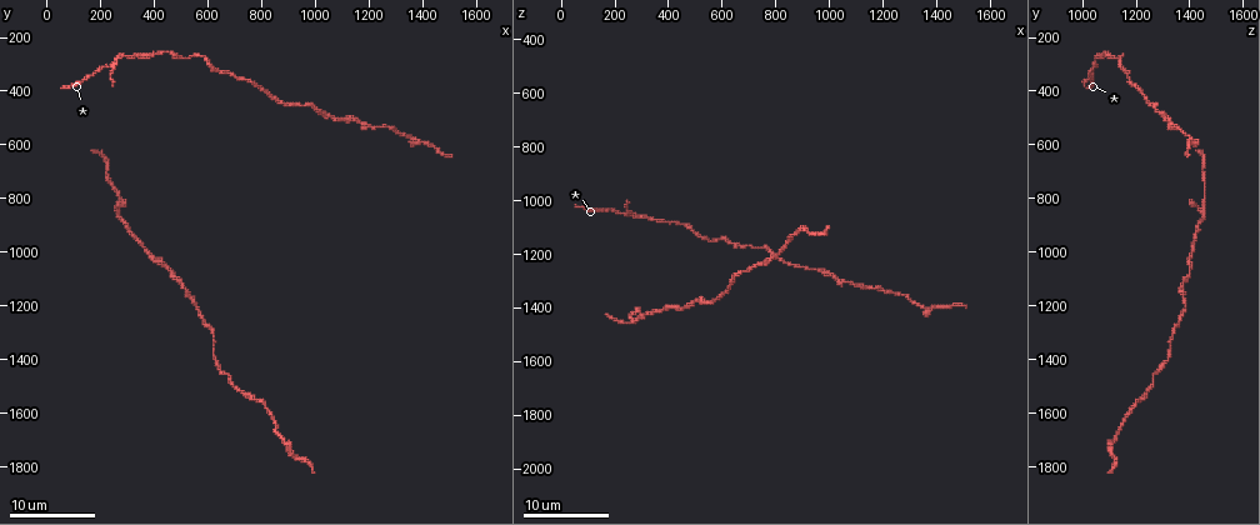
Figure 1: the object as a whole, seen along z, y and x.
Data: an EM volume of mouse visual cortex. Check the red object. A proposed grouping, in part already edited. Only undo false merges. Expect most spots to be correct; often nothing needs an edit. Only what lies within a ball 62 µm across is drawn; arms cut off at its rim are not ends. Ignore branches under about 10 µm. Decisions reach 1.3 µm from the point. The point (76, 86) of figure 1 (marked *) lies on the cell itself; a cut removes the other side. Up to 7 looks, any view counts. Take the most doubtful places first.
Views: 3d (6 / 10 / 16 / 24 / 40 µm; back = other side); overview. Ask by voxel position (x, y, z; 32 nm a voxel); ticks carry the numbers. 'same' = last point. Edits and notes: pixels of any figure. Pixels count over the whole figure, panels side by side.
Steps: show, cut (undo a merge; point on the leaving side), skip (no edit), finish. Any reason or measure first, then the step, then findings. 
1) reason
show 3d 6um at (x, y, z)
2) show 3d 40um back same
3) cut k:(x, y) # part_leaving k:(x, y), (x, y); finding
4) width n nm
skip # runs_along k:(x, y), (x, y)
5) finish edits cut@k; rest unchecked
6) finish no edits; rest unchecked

show 3d 10um at (540, 1160, 1380)

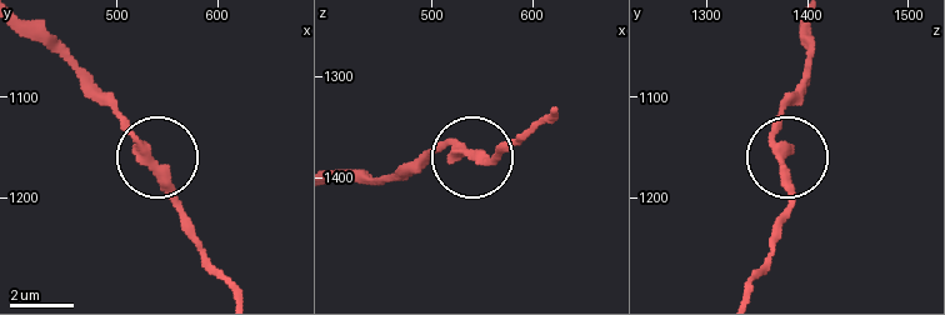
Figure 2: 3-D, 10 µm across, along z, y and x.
show 3d 10um back at (536, 1174, 1376)

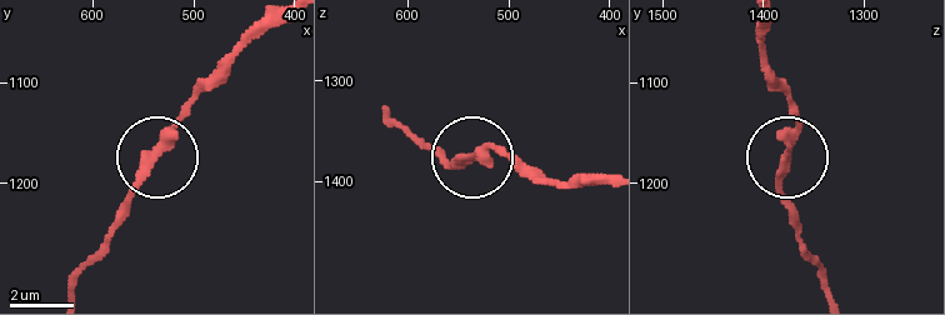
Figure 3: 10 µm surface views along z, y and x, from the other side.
width 330 nm
skip # continuous, no second cell

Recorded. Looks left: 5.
thin neck
show 3d 6um at (680, 1460, 1270)

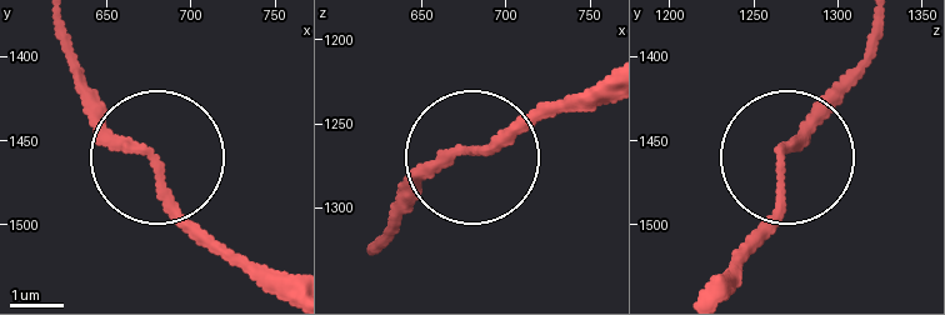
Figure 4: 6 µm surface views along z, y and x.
skip # runs_along 4:(375, 254), (415, 188), (558, 106); continuous, no second cell

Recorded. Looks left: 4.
sudden change in width
show 3d 10um at (780, 370, 1190)

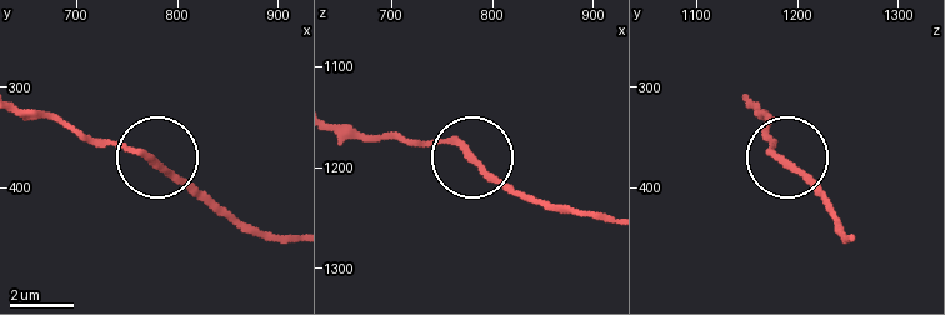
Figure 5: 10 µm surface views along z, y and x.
skip # runs_along 5:(21, 110), (143, 150), (205, 206); one cell here

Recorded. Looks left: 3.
finish no edits; rest unchecked

